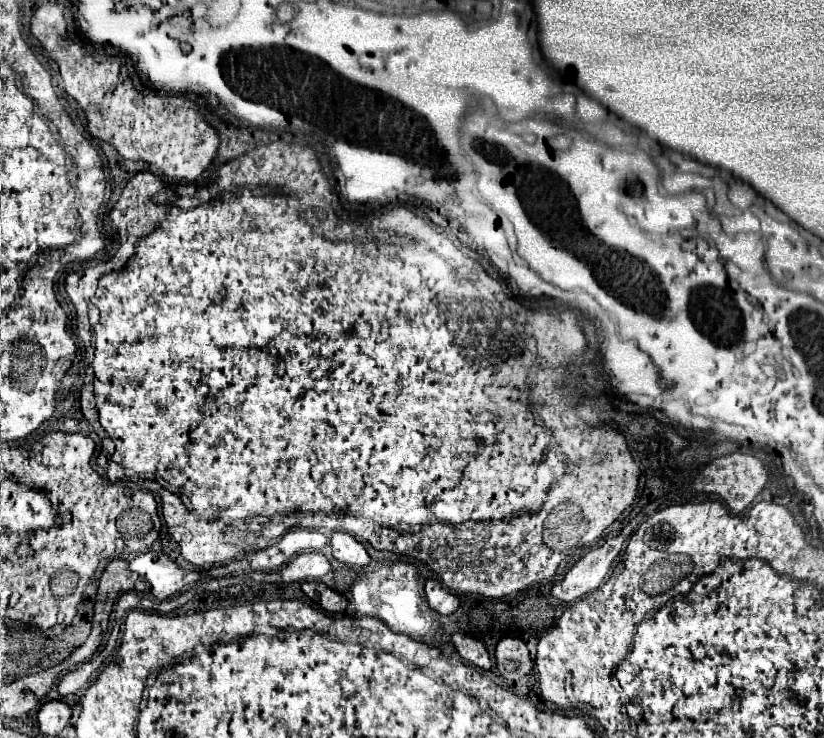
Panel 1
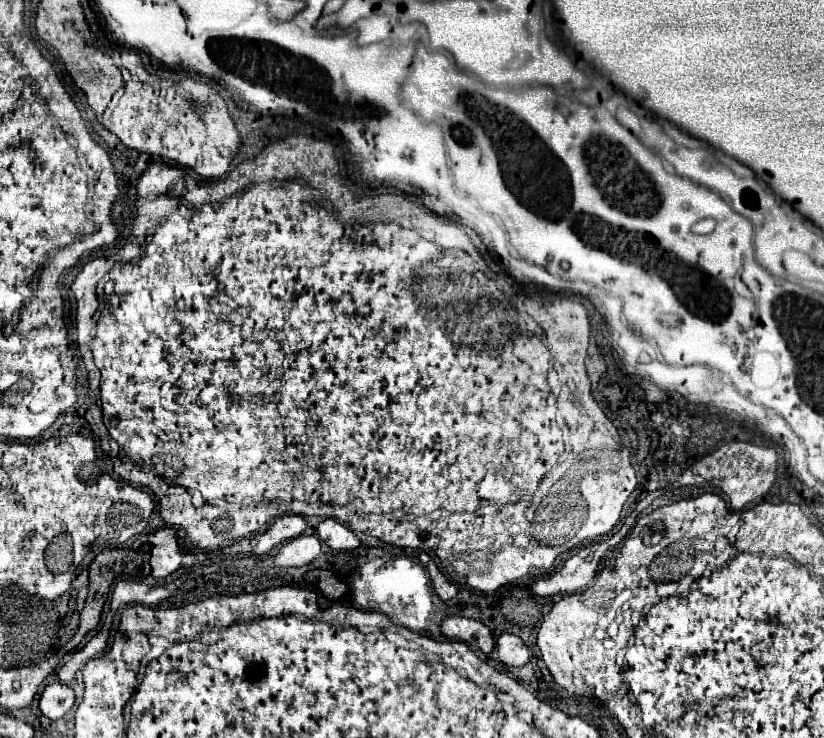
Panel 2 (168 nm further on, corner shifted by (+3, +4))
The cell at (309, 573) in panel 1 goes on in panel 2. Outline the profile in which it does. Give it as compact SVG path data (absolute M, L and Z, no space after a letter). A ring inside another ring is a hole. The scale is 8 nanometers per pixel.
M303 534L301 538L295 538L295 540L283 544L277 550L277 554L271 556L271 562L281 568L305 566L319 556L319 550L321 550L319 538L313 534Z

